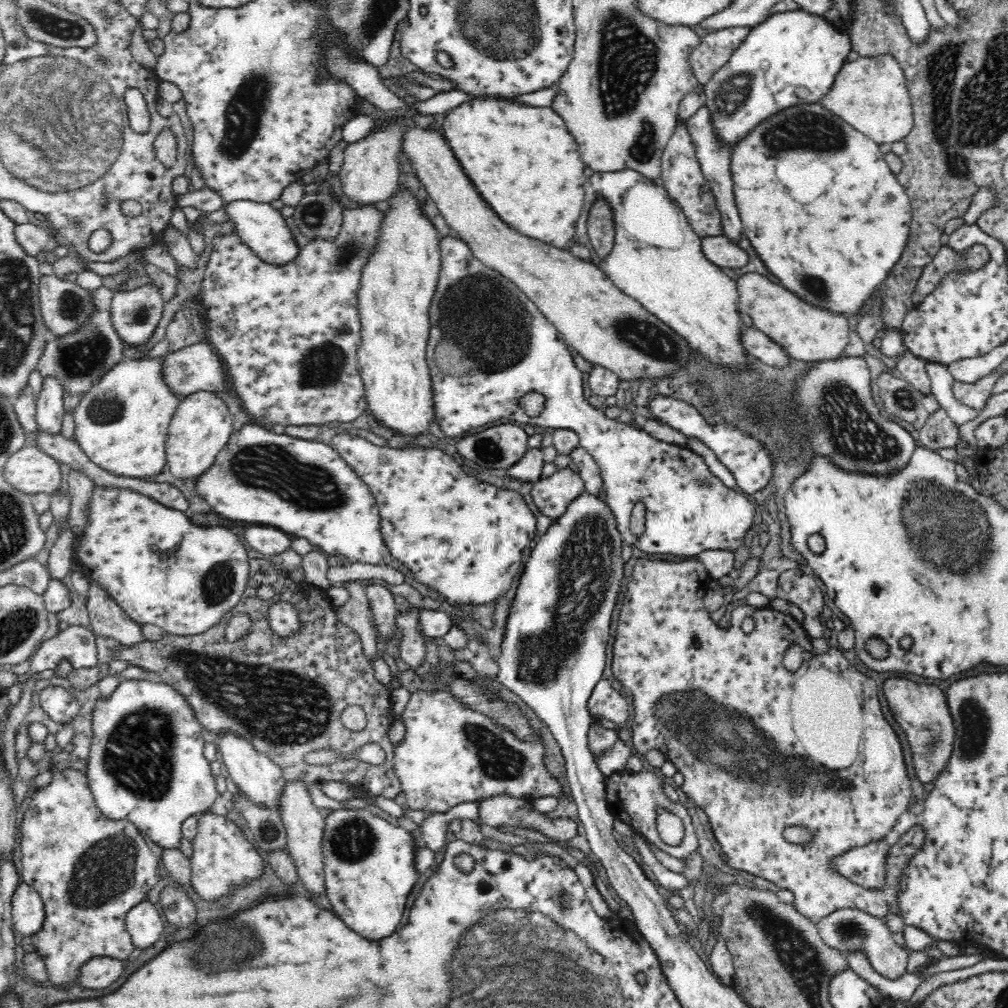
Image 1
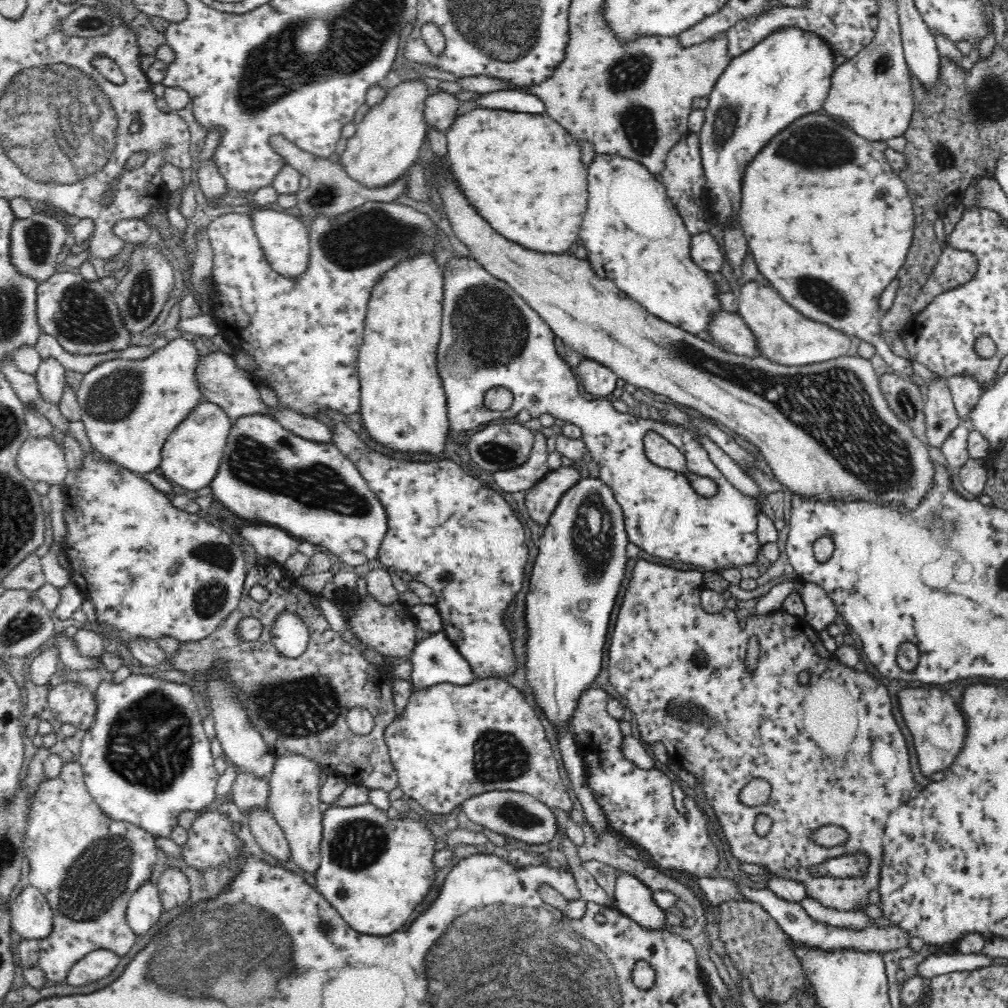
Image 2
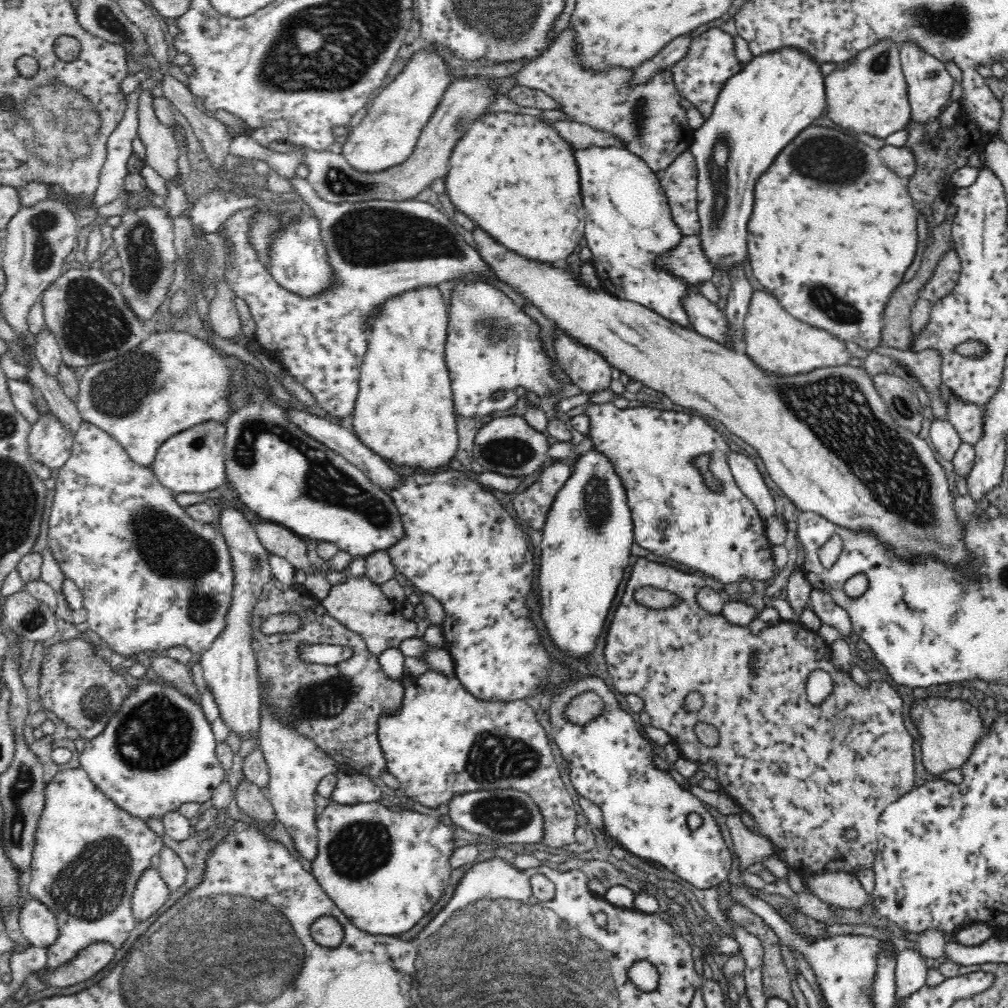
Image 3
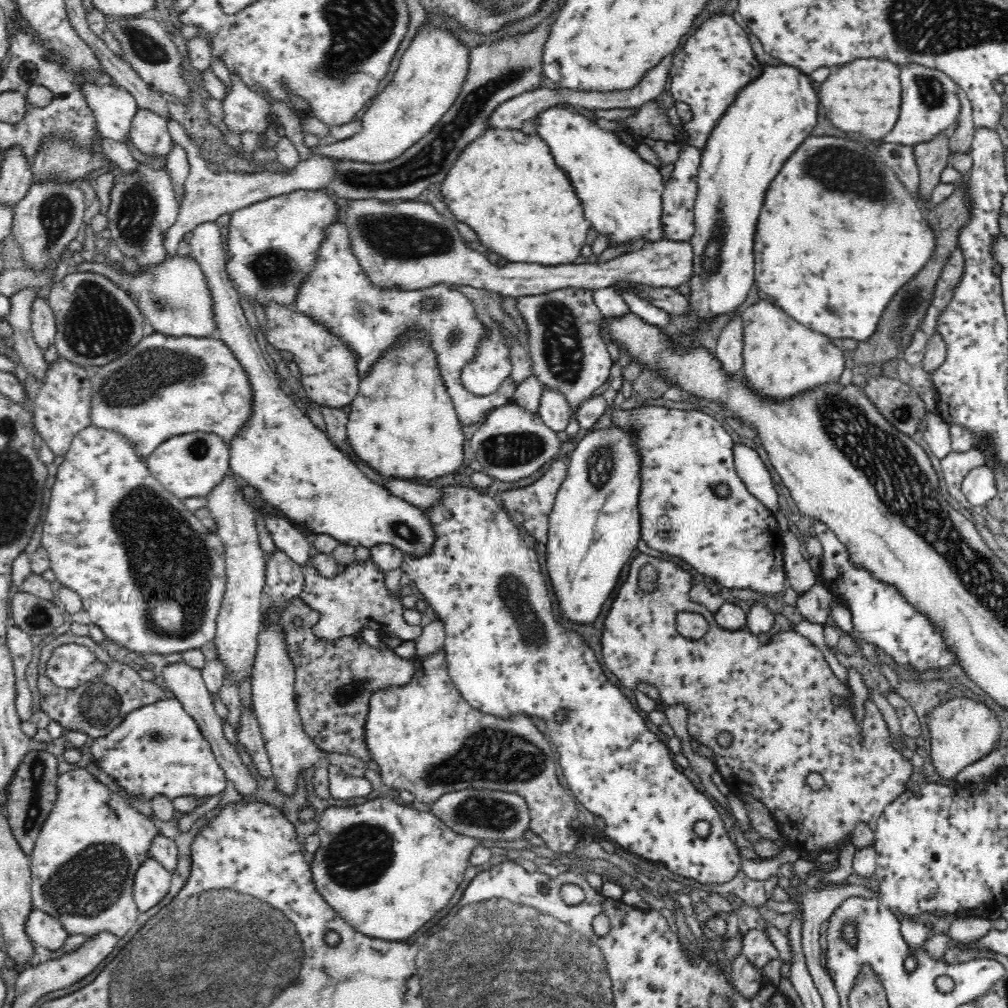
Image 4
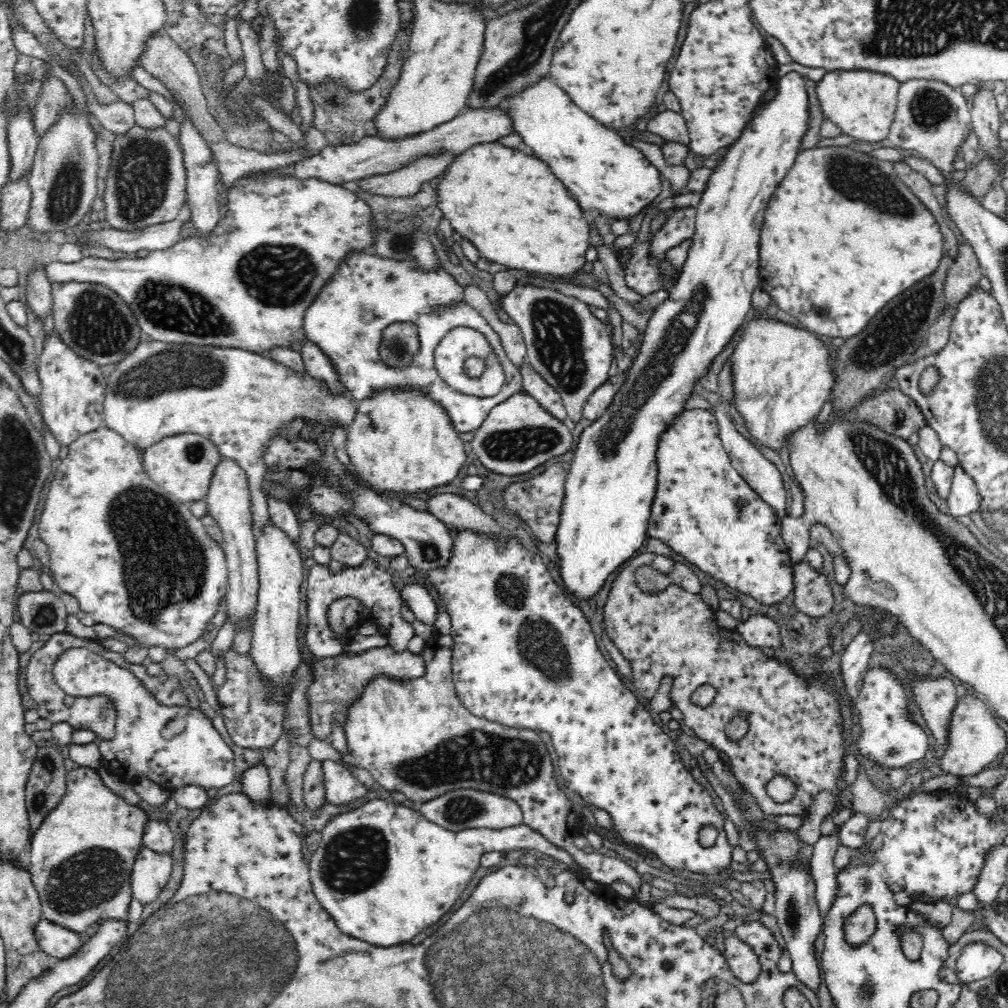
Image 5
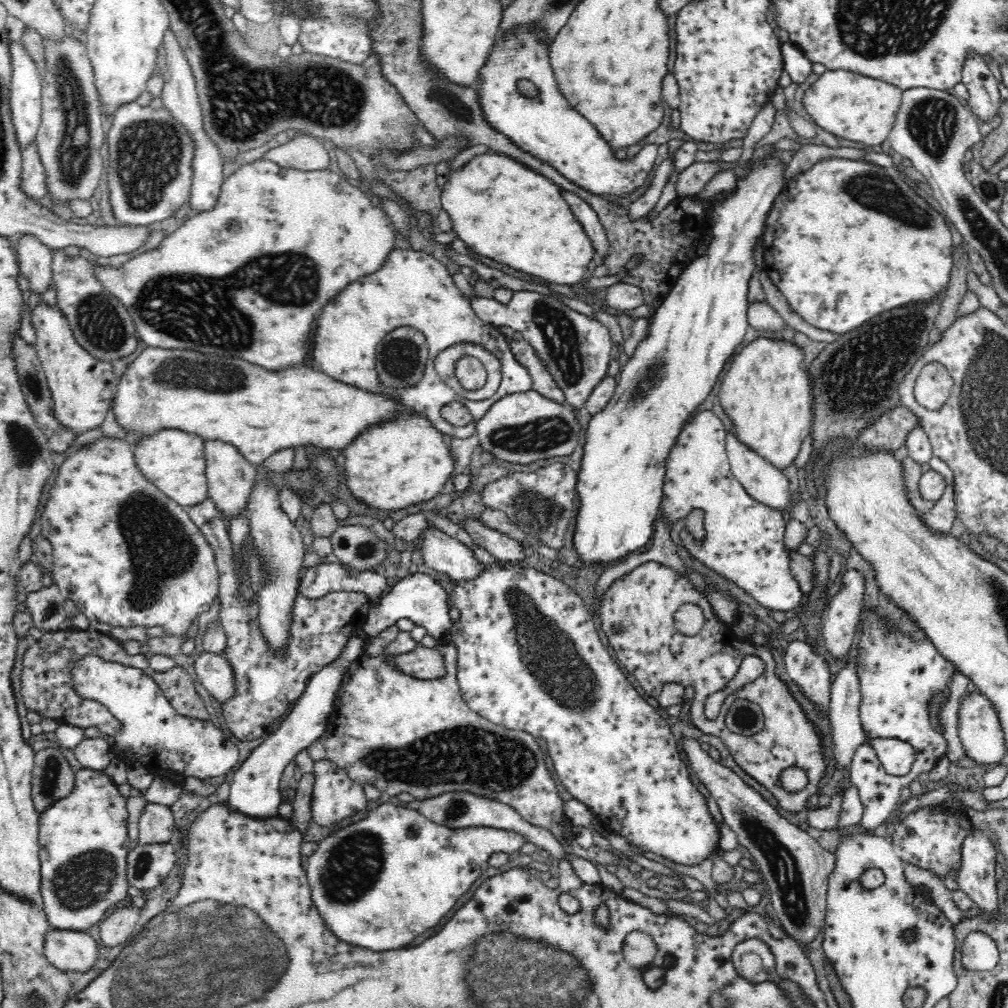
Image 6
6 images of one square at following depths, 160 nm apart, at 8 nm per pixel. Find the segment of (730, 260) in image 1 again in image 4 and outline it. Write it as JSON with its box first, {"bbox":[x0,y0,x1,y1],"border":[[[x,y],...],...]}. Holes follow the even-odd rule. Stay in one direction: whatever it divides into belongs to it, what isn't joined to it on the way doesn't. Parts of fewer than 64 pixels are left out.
{"bbox":[342,199,693,298],"border":[[[352,199],[346,204],[345,215],[342,223],[348,229],[356,257],[360,259],[368,277],[382,287],[398,285],[403,289],[421,289],[444,283],[485,288],[489,292],[514,298],[542,295],[561,288],[602,290],[616,287],[620,281],[676,289],[690,278],[693,263],[693,250],[689,242],[662,238],[657,241],[644,240],[637,249],[603,263],[572,263],[554,267],[506,263],[502,266],[490,263],[486,256],[466,246],[454,222],[424,202]]]}

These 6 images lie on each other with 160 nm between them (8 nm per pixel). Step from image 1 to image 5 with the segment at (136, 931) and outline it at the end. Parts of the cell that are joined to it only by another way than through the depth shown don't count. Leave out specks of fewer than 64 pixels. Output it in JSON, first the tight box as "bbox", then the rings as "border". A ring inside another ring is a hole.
{"bbox":[131,847,172,905],"border":[[[142,847],[131,873],[131,895],[142,905],[152,902],[166,887],[172,873],[171,852],[158,853]]]}

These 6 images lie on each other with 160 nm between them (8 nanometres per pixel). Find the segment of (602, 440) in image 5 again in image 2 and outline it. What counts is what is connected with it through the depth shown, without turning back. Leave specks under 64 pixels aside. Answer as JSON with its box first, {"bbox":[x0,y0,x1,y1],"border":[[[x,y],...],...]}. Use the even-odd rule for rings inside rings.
{"bbox":[524,29,835,833],"border":[[[787,29],[770,34],[726,66],[709,94],[705,121],[697,132],[708,211],[718,230],[738,226],[742,182],[758,154],[794,120],[823,108],[835,57],[817,36]],[[597,476],[580,477],[570,488],[563,492],[562,498],[552,516],[545,524],[544,532],[540,537],[540,550],[532,552],[532,570],[529,578],[529,589],[526,594],[525,616],[528,637],[526,638],[526,653],[524,653],[524,668],[526,682],[534,690],[536,704],[542,709],[546,718],[556,726],[556,740],[560,756],[566,768],[570,785],[576,798],[582,804],[584,818],[598,833],[606,832],[608,822],[595,801],[593,794],[585,782],[585,766],[579,758],[573,738],[565,734],[565,722],[571,715],[575,705],[575,698],[588,686],[593,685],[600,672],[602,653],[606,644],[608,620],[616,596],[620,592],[624,570],[626,570],[626,546],[628,533],[624,522],[624,512],[617,502],[612,487]]]}

